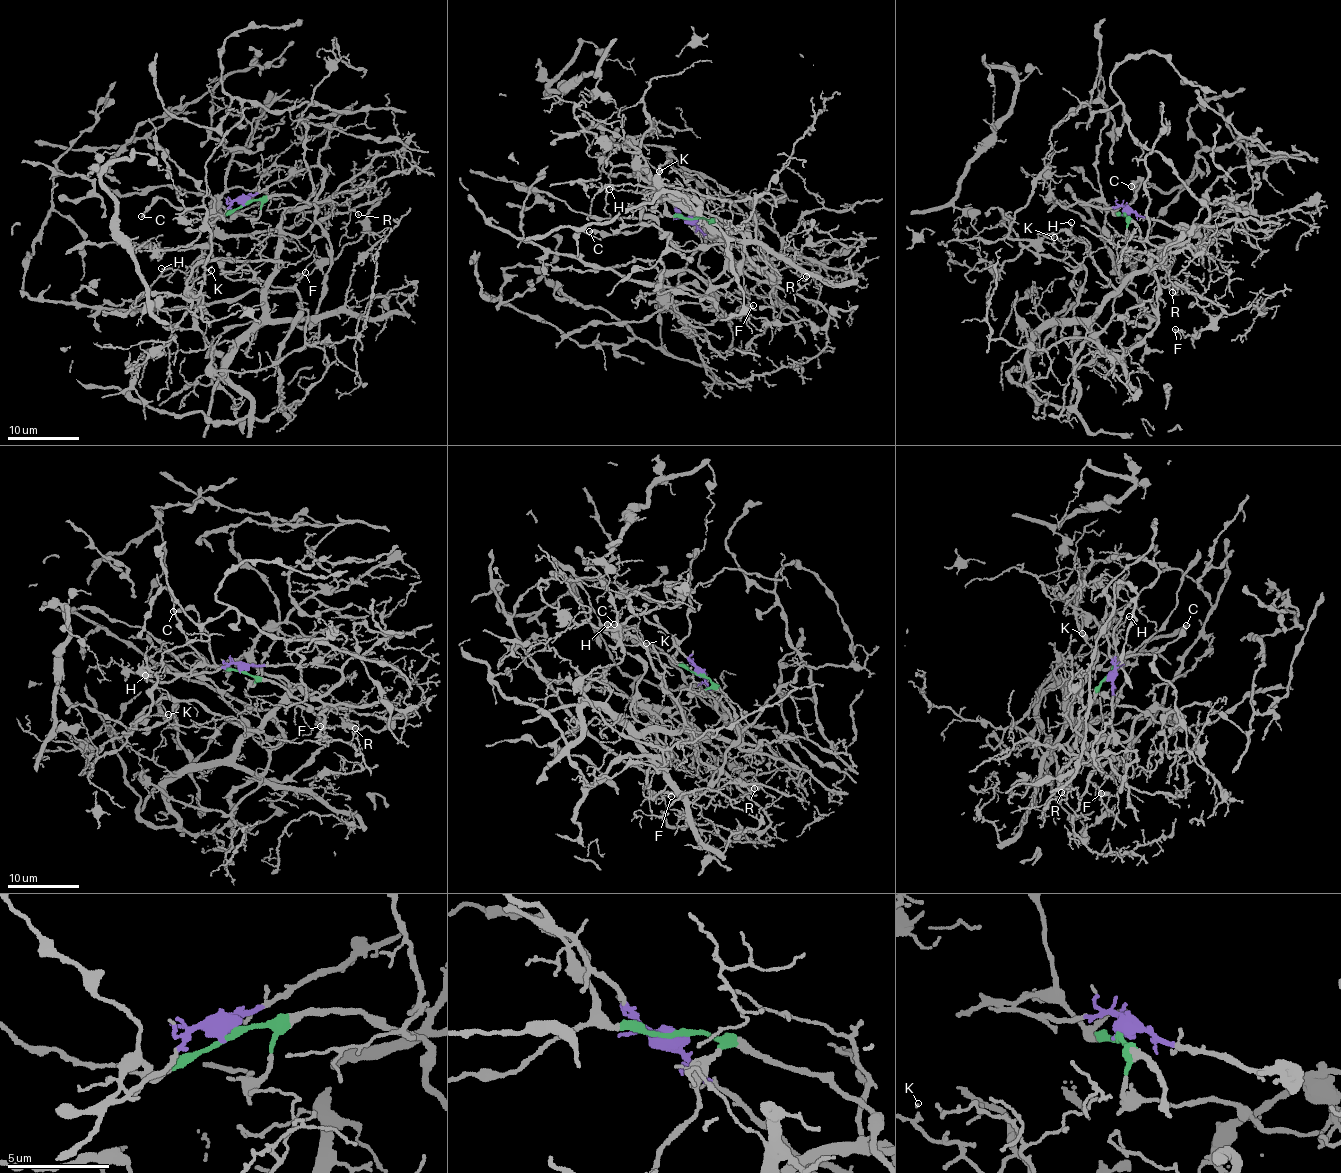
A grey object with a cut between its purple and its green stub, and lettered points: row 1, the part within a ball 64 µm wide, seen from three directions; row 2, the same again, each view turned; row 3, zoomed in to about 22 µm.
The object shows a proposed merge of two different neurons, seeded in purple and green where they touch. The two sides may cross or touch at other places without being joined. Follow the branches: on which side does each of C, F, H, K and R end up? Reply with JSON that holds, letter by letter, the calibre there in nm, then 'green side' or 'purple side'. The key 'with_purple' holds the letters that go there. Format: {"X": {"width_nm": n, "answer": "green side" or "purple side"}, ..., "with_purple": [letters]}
{"C": {"width_nm": 220, "answer": "green side"}, "F": {"width_nm": 110, "answer": "purple side"}, "H": {"width_nm": 100, "answer": "purple side"}, "K": {"width_nm": 110, "answer": "purple side"}, "R": {"width_nm": 120, "answer": "purple side"}, "with_purple": ["F", "H", "K", "R"]}

